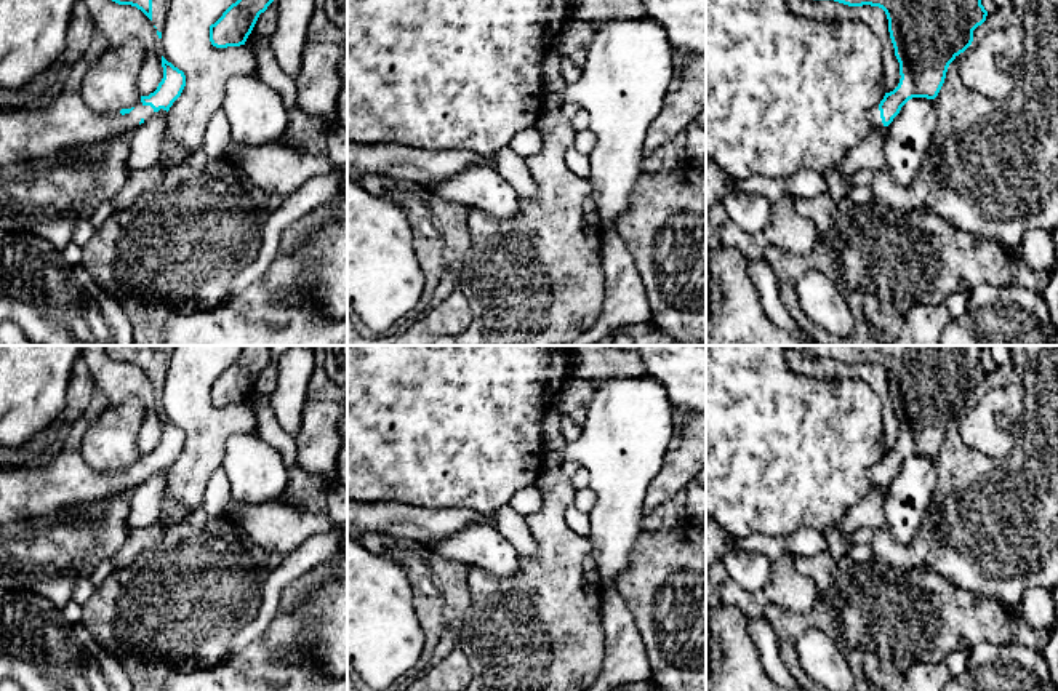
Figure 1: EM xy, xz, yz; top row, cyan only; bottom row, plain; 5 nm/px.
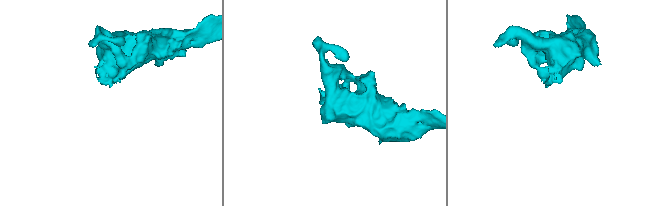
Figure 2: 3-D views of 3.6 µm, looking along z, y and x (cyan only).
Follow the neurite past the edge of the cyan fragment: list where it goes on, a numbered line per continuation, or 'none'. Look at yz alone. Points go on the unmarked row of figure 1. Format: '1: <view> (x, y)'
1: yz (876, 479)

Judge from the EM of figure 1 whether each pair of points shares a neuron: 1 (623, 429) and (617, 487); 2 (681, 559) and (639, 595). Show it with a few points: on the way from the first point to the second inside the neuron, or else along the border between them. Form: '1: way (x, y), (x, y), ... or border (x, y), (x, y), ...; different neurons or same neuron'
1: way (623, 443), (618, 450), (618, 472); same neuron
2: way (671, 568), (649, 587); same neuron

